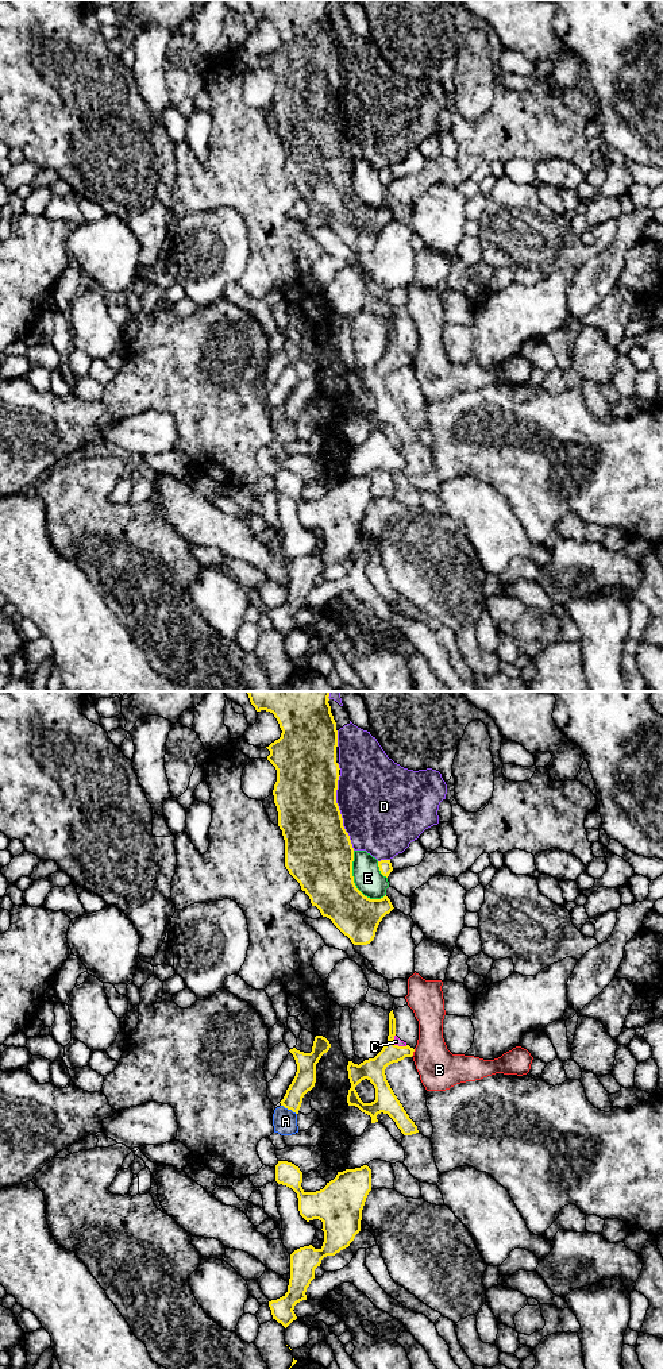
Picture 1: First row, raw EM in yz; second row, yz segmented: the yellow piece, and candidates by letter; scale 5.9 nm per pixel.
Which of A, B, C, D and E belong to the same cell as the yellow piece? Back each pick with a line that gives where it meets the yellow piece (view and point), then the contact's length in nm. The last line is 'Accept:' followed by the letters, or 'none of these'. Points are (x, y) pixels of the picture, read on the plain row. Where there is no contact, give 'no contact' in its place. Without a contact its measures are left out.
C: contact yz (397, 354); length 110 nm
Accept: C

